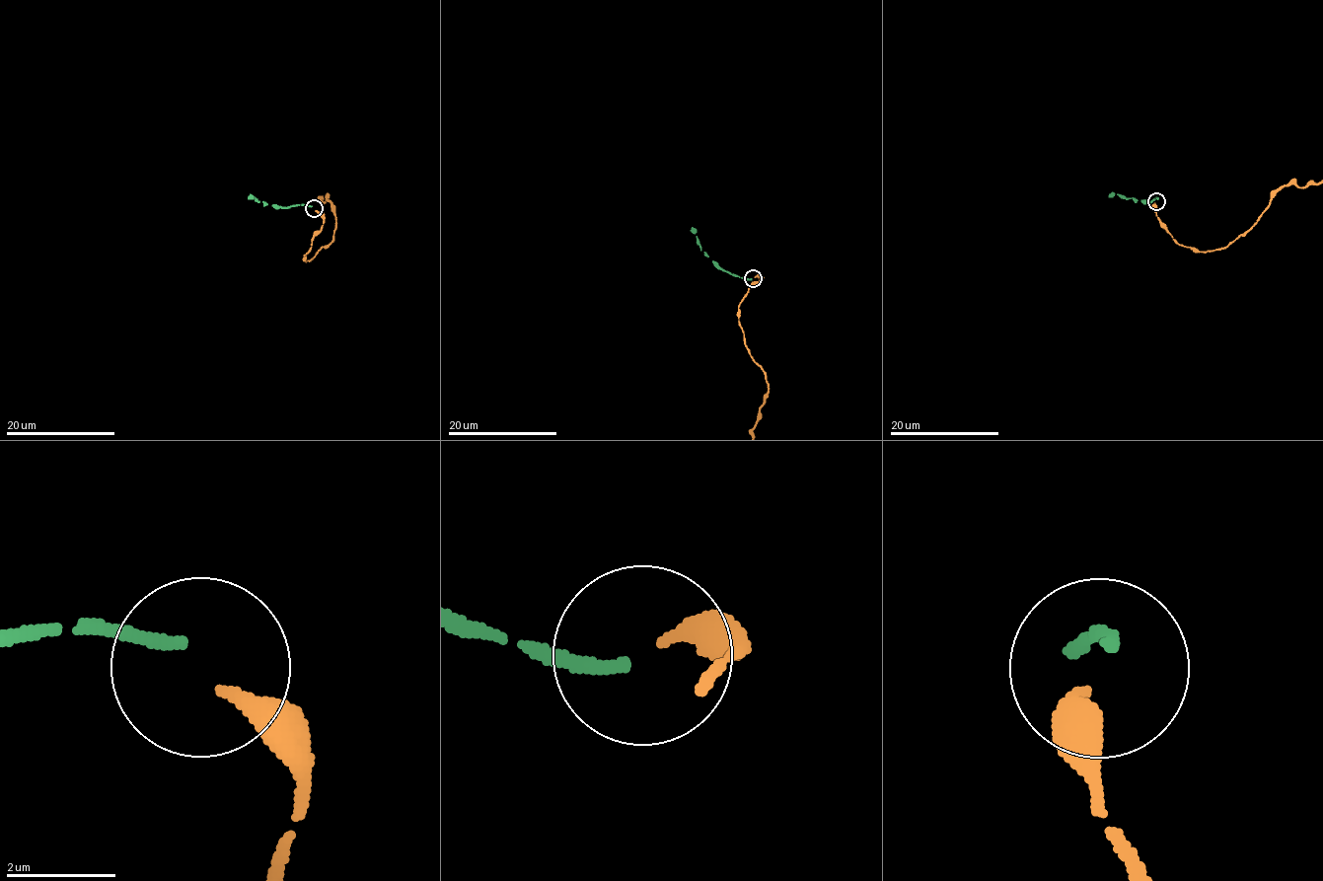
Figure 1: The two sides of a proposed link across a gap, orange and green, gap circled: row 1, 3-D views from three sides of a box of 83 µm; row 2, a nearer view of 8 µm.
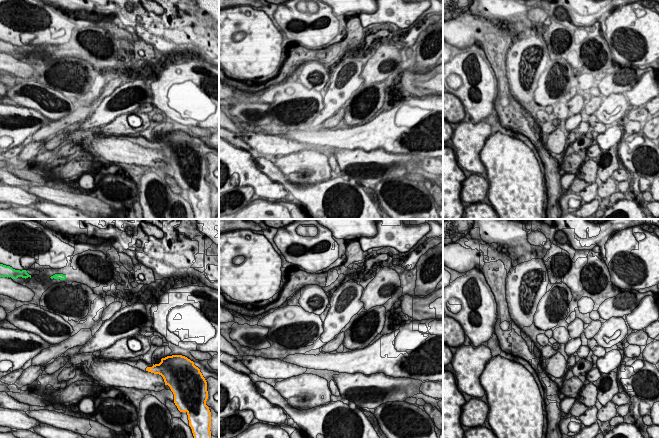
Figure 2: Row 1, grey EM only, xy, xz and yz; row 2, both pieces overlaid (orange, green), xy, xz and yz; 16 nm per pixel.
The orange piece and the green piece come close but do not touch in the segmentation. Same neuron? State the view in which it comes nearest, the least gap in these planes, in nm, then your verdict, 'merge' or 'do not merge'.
nearest in xy; 1950 nm apart; do not merge

